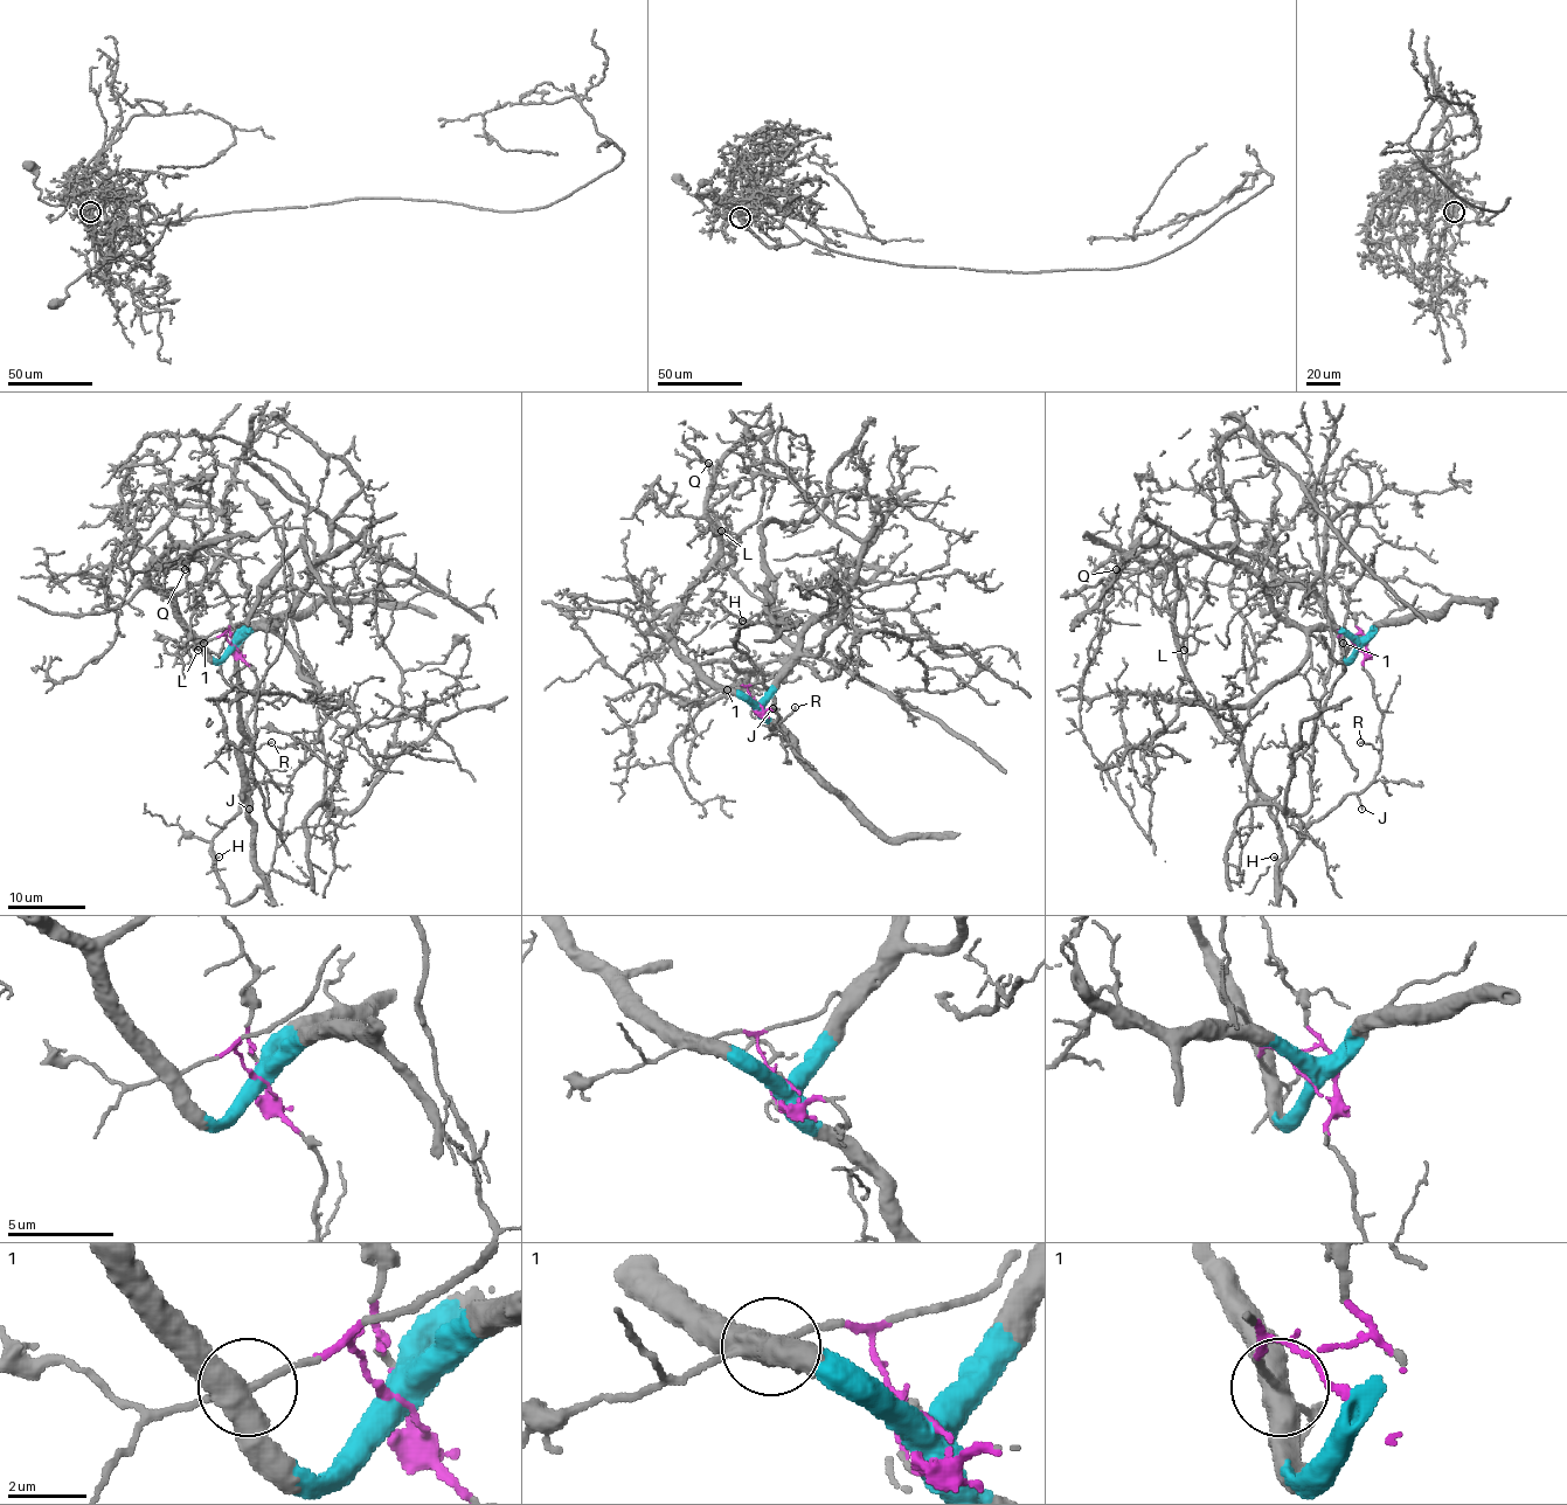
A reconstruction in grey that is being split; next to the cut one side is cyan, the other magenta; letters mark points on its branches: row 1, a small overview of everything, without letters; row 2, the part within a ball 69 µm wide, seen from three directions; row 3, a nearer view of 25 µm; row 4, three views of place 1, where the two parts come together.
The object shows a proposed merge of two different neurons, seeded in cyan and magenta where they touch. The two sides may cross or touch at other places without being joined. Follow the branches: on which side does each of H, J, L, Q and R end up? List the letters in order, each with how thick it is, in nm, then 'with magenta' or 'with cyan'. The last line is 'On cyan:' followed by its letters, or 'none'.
H: calibre 110 nm; with magenta
J: calibre 100 nm; with magenta
L: calibre 120 nm; with cyan
Q: calibre 130 nm; with cyan
R: calibre 120 nm; with magenta
On cyan: L, Q

